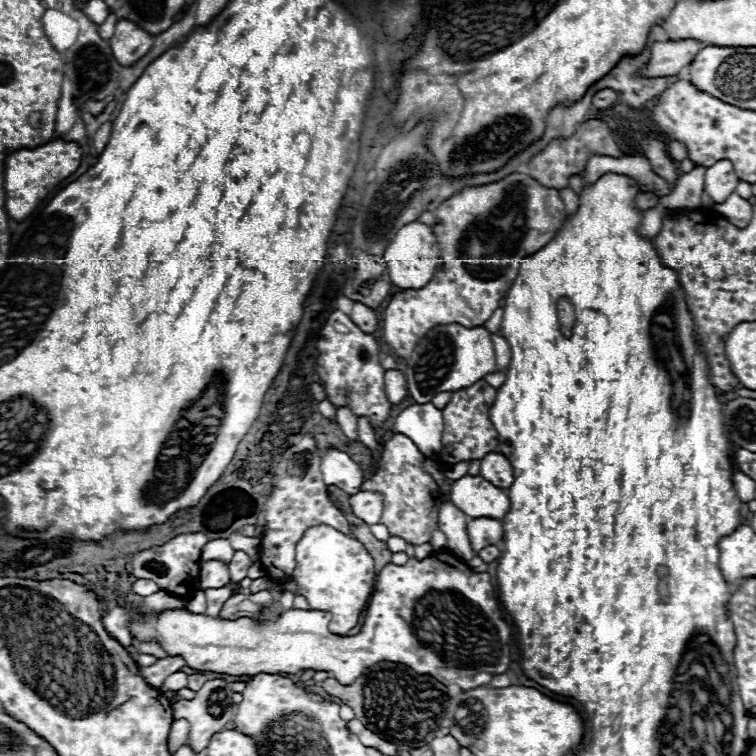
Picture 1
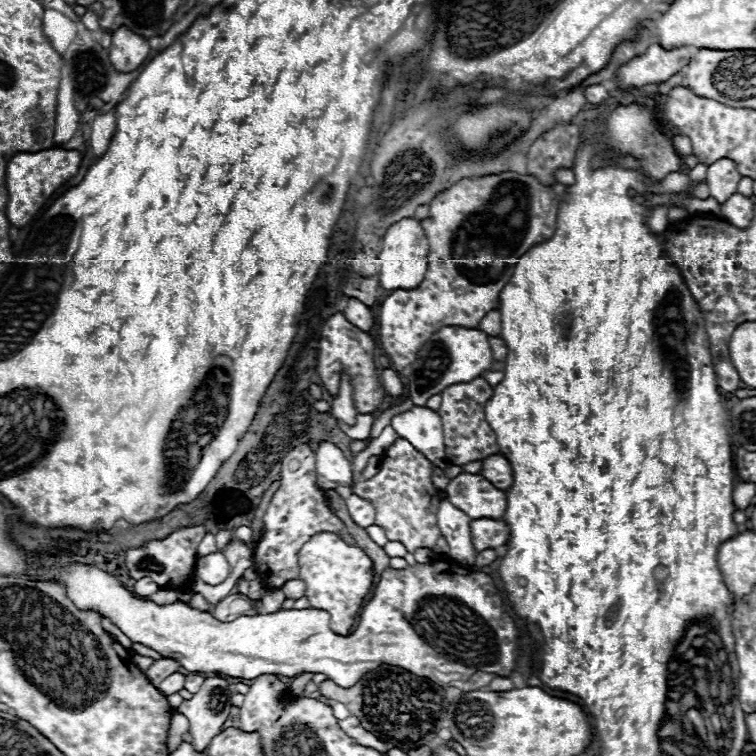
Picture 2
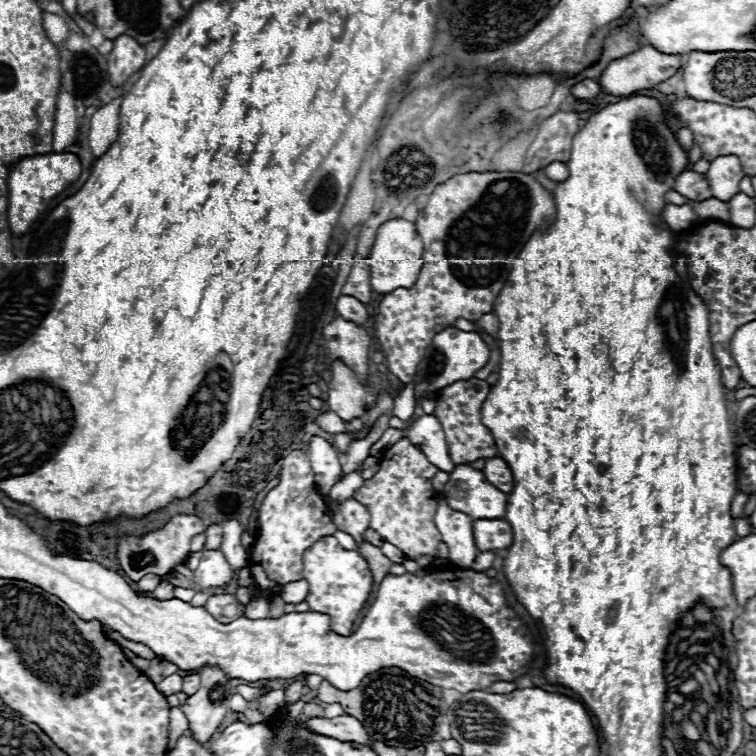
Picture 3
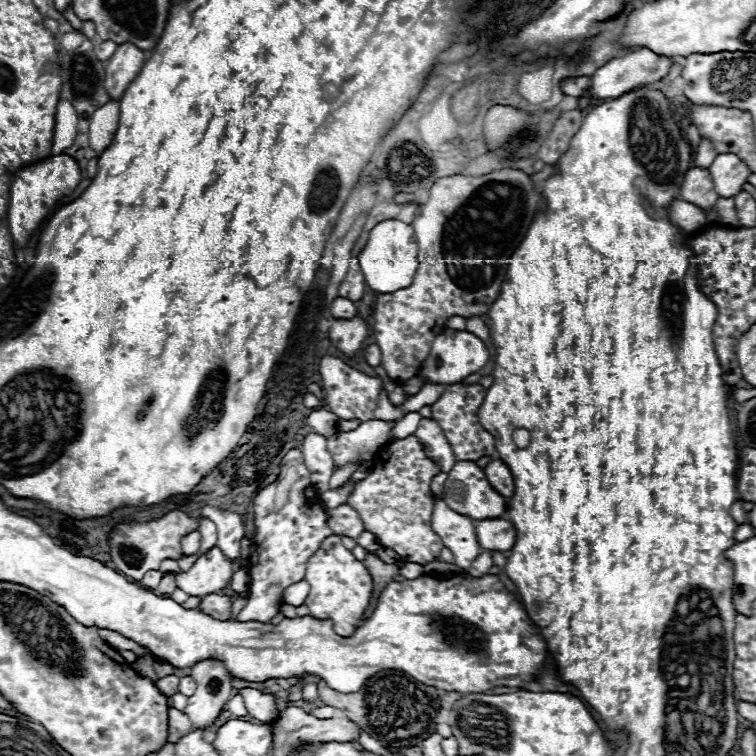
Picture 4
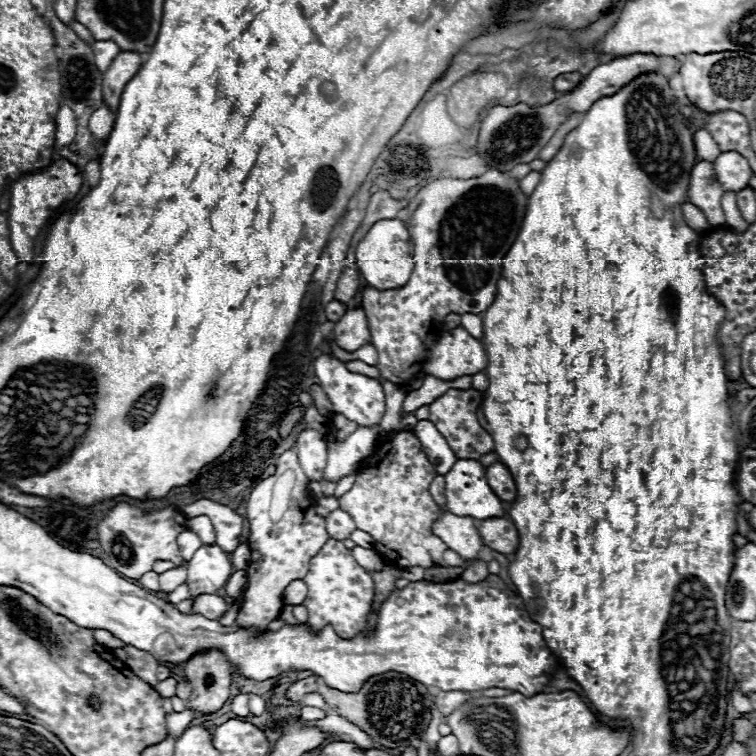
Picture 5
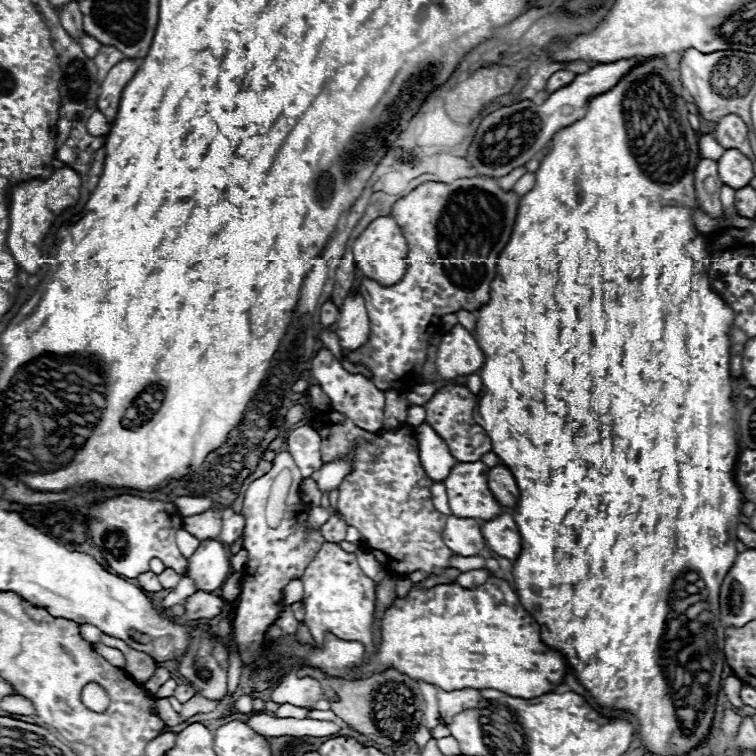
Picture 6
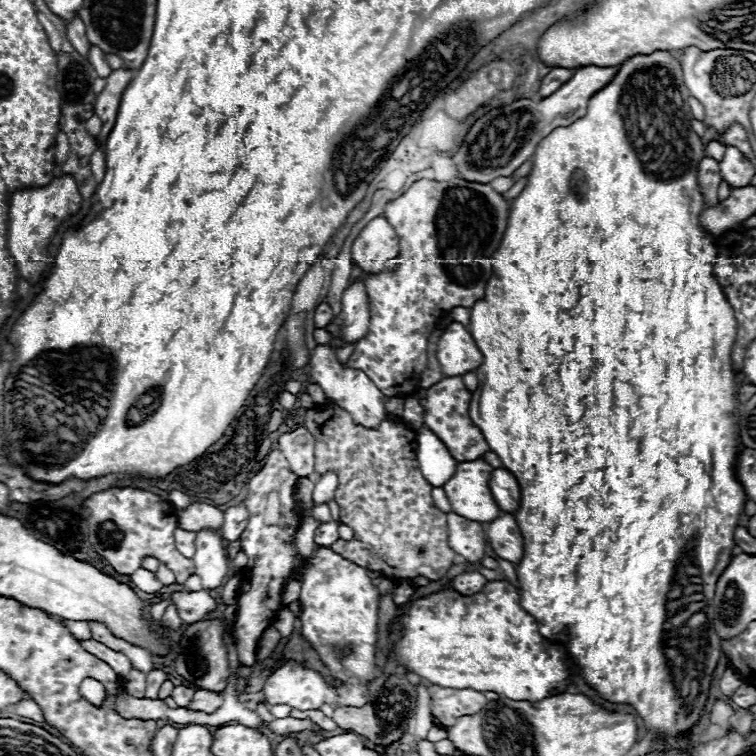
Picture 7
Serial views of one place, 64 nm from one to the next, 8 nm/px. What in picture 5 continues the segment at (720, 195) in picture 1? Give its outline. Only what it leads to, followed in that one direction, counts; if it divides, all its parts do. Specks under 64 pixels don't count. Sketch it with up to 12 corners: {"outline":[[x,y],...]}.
{"outline":[[722,152],[714,170],[722,190],[746,188],[754,176],[748,160]]}

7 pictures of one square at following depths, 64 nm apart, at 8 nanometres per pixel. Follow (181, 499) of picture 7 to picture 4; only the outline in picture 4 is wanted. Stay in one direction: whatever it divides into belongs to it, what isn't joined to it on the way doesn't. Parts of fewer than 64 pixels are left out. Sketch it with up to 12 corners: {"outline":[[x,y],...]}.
{"outline":[[204,504],[218,528],[218,548],[234,562],[240,556],[244,522],[236,512]]}

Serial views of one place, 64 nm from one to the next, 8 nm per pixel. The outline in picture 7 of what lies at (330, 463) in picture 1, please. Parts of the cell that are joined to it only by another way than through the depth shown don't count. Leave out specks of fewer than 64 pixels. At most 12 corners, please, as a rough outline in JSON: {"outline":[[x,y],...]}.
{"outline":[[306,428],[276,444],[298,478],[314,472],[314,438]]}

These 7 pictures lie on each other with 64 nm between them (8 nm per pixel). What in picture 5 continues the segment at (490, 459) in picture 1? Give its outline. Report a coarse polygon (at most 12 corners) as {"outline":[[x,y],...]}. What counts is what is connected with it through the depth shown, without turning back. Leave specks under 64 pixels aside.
{"outline":[[496,462],[486,468],[486,480],[502,502],[516,500],[510,470]]}

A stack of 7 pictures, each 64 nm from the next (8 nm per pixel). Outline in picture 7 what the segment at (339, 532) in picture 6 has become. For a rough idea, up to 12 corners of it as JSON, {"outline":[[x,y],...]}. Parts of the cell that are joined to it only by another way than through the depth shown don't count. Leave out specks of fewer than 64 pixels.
{"outline":[[338,522],[316,528],[314,544],[330,546],[338,540]]}

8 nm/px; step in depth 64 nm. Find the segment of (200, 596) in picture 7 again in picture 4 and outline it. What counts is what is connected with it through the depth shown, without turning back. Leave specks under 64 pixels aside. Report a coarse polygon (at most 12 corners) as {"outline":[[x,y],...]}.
{"outline":[[220,594],[202,598],[198,610],[212,618],[230,616],[230,598]]}

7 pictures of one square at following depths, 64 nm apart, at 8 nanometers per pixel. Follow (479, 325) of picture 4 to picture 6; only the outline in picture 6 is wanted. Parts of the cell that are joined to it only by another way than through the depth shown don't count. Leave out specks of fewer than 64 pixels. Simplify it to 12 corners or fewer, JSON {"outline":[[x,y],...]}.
{"outline":[[458,310],[458,322],[474,332],[476,316],[468,310]]}

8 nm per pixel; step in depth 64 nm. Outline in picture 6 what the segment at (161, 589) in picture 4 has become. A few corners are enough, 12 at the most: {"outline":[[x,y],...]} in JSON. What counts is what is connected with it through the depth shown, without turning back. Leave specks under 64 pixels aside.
{"outline":[[174,570],[158,574],[162,588],[174,588],[182,580]]}

